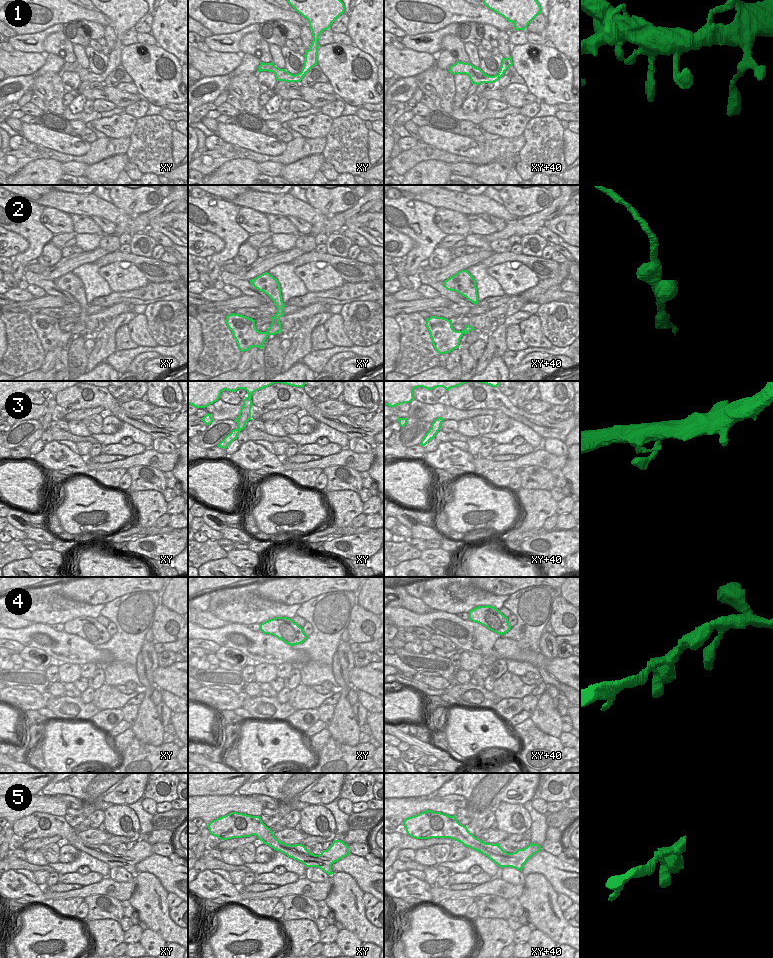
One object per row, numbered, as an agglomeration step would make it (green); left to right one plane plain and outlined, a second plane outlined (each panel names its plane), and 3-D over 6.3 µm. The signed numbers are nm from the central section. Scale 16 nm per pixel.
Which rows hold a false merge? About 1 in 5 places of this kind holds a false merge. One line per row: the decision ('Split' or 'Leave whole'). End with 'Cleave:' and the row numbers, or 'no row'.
1: Leave whole
2: Leave whole
3: Leave whole
4: Leave whole
5: Leave whole
Cleave: no row

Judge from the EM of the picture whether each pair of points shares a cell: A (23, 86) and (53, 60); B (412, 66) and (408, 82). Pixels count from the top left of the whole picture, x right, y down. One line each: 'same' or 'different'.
A: same
B: different

